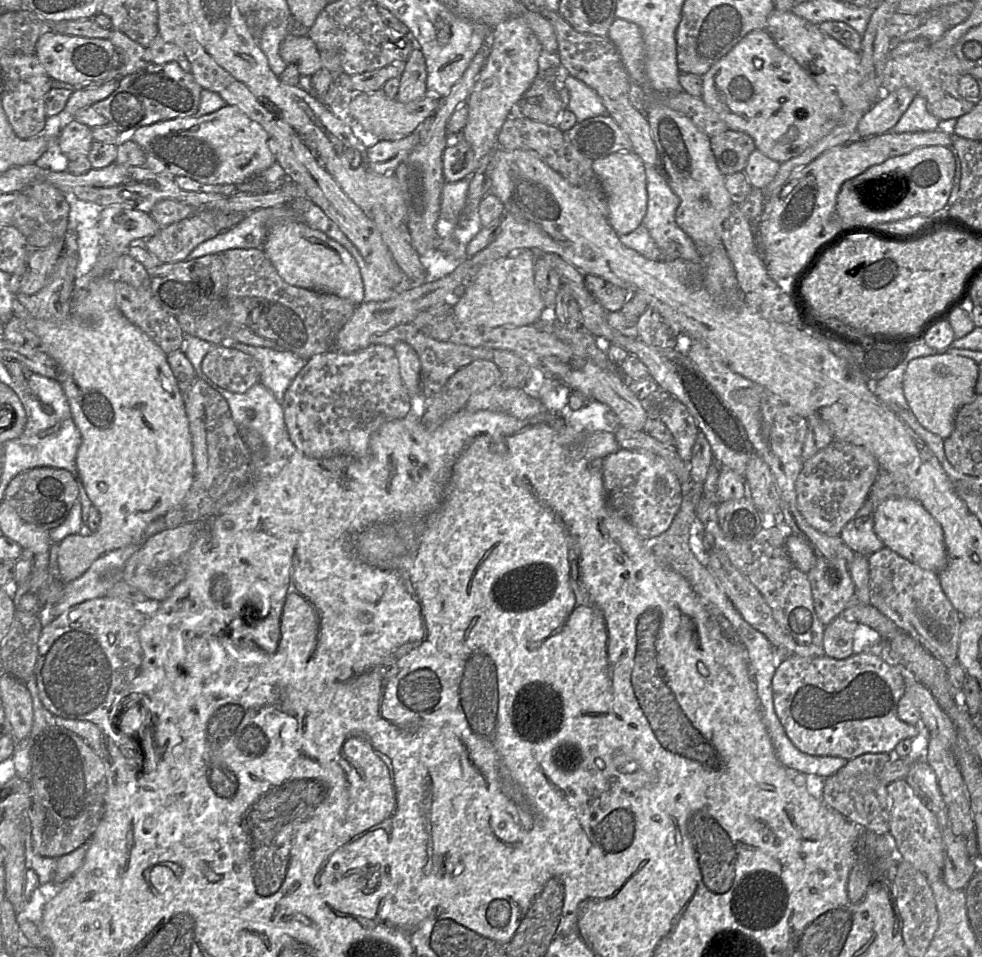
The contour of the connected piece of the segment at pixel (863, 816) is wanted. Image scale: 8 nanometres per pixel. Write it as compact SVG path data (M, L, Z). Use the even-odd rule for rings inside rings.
M866 753L849 760L846 766L825 778L822 792L823 802L841 813L847 820L860 825L868 831L876 834L889 833L891 797L887 791L887 786L880 779L880 773L887 762L890 761L891 756L893 756L893 754Z

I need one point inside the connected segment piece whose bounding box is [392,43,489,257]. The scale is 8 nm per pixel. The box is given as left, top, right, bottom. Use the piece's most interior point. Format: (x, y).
(420, 176)

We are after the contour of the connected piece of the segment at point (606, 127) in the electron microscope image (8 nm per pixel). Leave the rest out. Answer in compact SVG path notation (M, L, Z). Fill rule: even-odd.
M609 115L596 116L577 123L564 132L564 137L593 162L615 152L633 151L630 139Z

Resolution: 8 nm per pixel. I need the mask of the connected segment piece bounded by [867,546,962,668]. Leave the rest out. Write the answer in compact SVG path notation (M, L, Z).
M884 546L867 556L870 605L908 633L946 668L957 662L961 615L941 587L938 573L925 570Z

